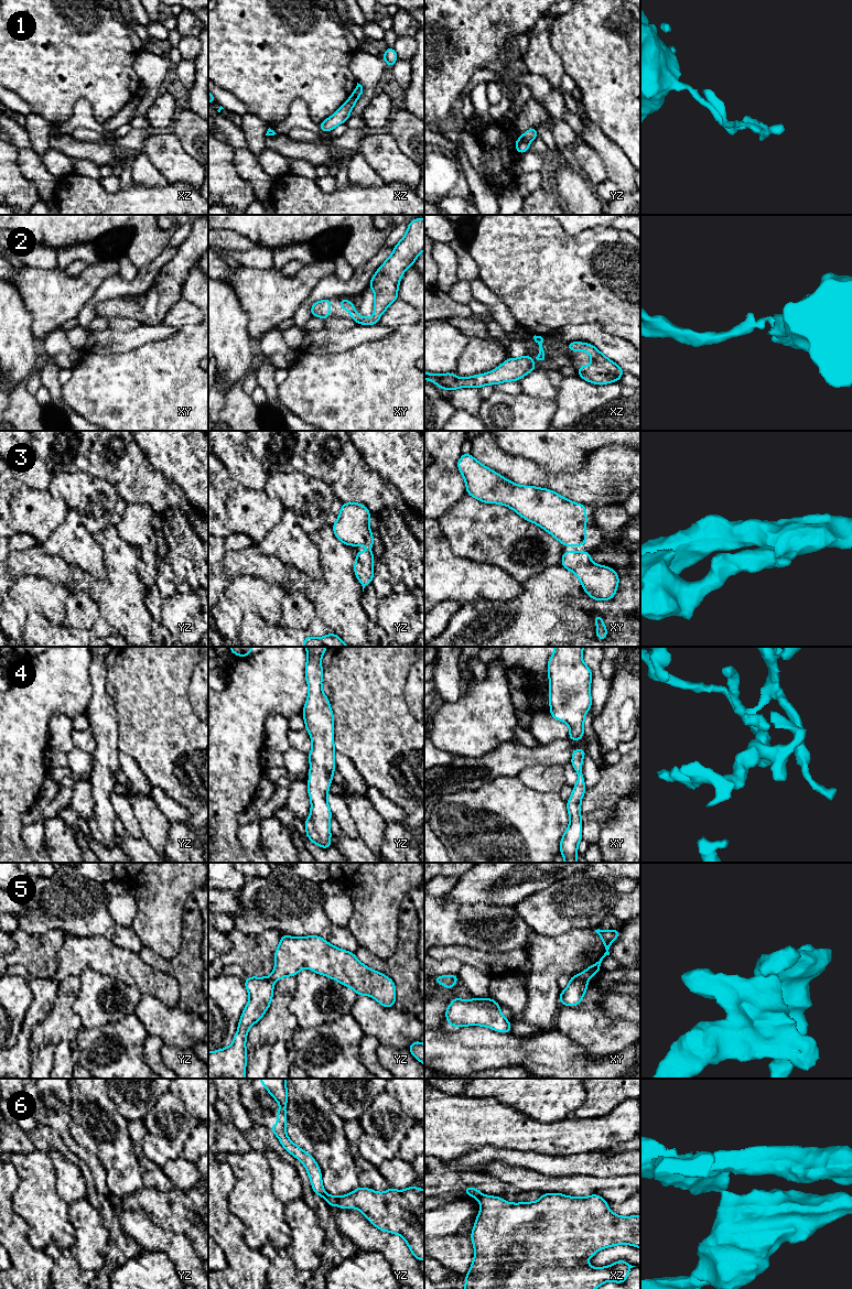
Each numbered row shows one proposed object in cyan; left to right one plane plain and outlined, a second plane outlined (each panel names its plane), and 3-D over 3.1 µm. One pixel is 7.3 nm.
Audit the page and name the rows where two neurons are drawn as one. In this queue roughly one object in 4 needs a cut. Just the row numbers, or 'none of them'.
1, 5, 6

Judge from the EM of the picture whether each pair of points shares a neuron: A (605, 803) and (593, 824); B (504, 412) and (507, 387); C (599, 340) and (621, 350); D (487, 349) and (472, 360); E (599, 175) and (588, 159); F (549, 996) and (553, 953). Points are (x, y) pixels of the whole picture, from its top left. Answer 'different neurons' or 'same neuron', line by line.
A: same neuron
B: different neurons
C: same neuron
D: same neuron
E: same neuron
F: same neuron

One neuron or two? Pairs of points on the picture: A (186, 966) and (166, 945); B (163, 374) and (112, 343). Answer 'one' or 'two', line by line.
A: two
B: two

